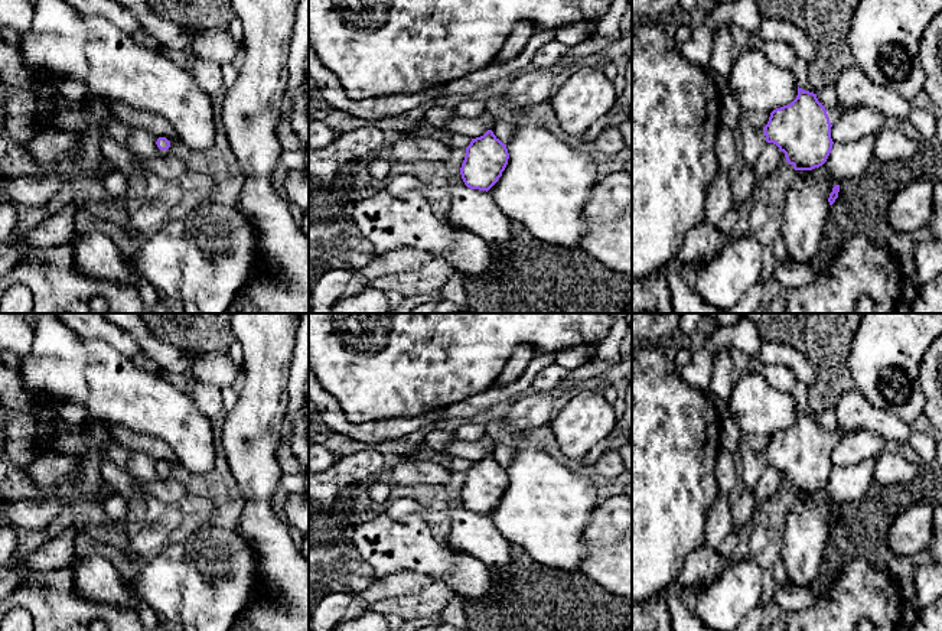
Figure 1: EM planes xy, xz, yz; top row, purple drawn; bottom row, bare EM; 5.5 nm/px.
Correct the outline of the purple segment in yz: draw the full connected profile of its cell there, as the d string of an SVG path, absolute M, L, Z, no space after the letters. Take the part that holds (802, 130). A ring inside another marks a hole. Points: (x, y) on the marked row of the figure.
M798 87L796 98L770 113L763 129L767 143L785 153L795 170L822 166L832 149L829 117L816 94Z

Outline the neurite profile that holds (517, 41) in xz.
M518 22L508 39L505 40L502 49L495 58L495 64L505 64L516 58L528 43L528 39L534 35L534 25L529 22Z

